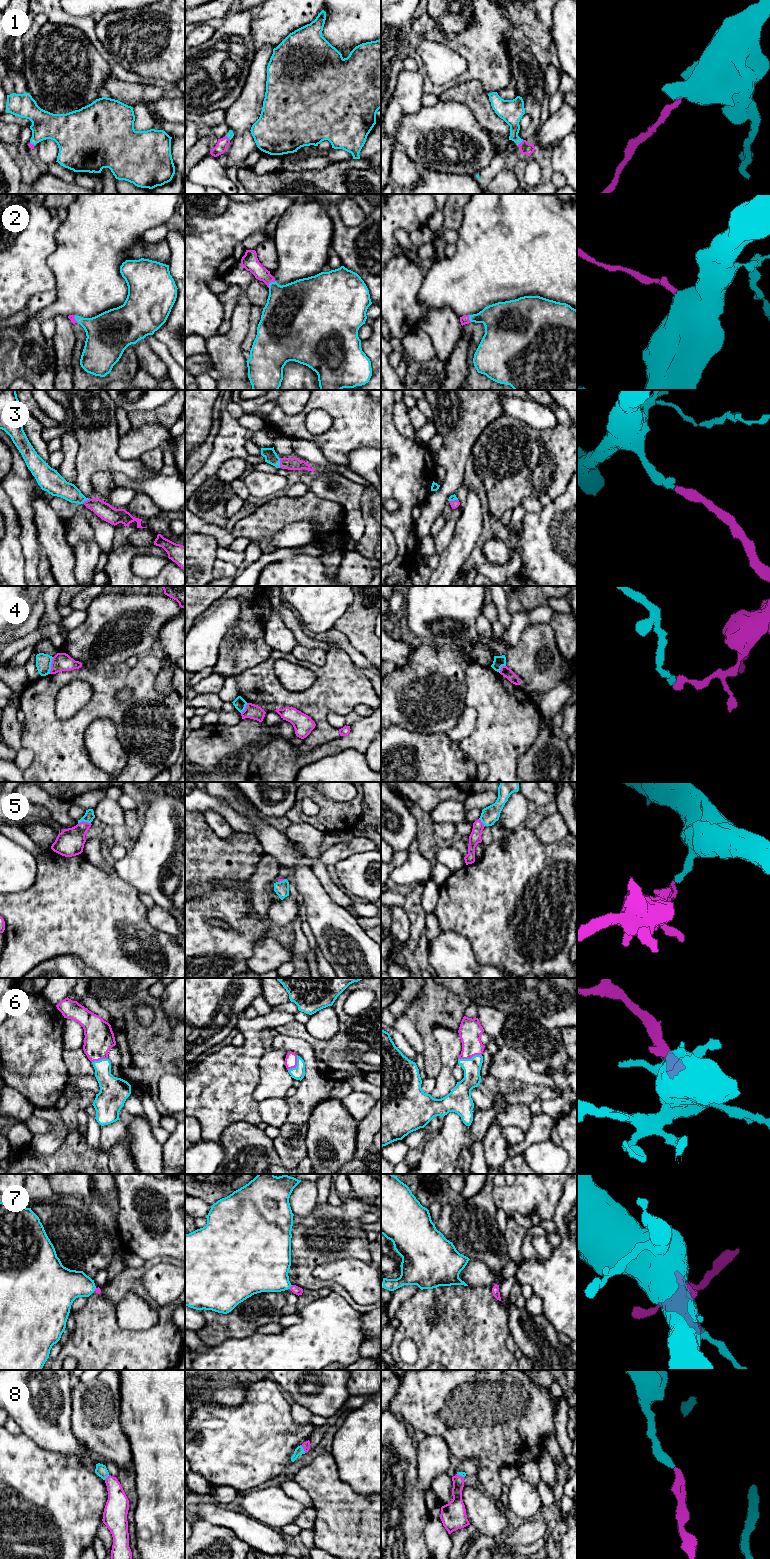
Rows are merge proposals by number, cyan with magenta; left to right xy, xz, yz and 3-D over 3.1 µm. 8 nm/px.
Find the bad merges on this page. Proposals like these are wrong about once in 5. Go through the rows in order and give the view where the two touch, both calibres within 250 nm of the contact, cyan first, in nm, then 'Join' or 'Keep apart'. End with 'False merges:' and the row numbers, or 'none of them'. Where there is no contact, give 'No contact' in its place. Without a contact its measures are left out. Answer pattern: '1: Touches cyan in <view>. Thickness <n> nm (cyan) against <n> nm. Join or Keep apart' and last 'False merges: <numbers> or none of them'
1: Touches cyan in yz. Thickness 170 nm (cyan) against 90 nm. Join
2: Touches cyan in xz. Thickness 380 nm (cyan) against 140 nm. Join
3: Touches cyan in xz. Thickness 110 nm (cyan) against 100 nm. Join
4: Touches cyan in xy. Thickness 130 nm (cyan) against 140 nm. Keep apart
5: Touches cyan in xy. Thickness 80 nm (cyan) against 220 nm. Join
6: Touches cyan in yz. Thickness 140 nm (cyan) against 190 nm. Join
7: Touches cyan in xz. Thickness 380 nm (cyan) against 70 nm. Join
8: Touches cyan in xz. Thickness 70 nm (cyan) against 60 nm. Join
False merges: 4

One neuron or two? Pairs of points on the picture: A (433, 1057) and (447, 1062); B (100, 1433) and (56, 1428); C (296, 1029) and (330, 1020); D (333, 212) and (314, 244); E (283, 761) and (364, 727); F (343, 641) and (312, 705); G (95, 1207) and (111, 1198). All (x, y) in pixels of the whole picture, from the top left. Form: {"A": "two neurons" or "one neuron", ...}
{"A": "two neurons", "B": "two neurons", "C": "two neurons", "D": "two neurons", "E": "one neuron", "F": "two neurons", "G": "one neuron"}

